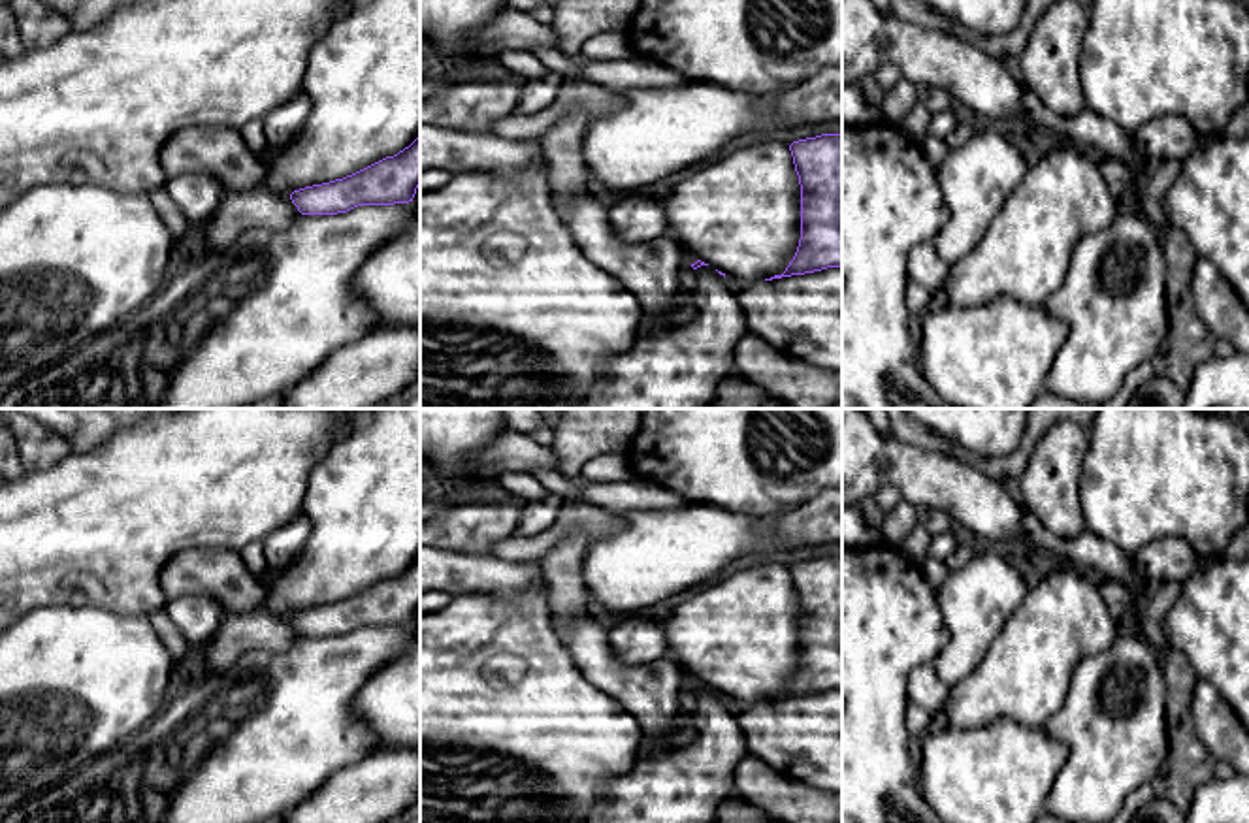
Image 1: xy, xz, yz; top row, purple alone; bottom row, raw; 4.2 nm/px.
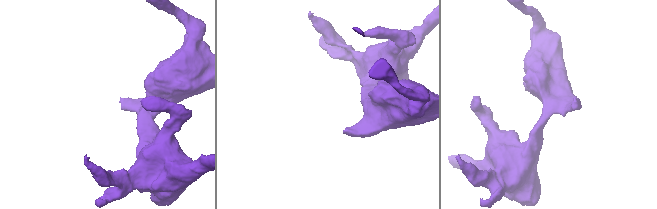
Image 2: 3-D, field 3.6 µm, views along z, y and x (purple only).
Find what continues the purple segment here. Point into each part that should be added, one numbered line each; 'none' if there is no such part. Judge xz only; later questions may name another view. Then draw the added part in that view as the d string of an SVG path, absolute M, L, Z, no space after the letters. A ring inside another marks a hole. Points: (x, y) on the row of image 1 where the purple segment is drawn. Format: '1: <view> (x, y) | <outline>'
1: xz (648, 270) | M584 188L571 200L561 220L582 252L624 282L642 313L659 326L671 326L673 309L686 299L678 273L697 258L671 235L639 243L620 239L608 207Z

